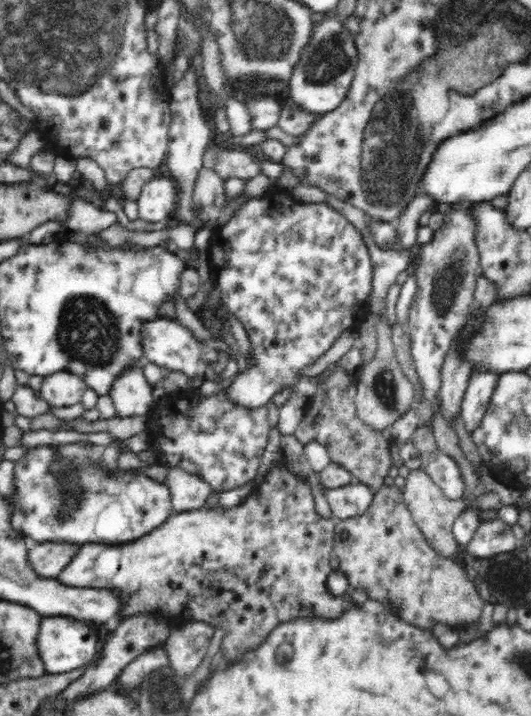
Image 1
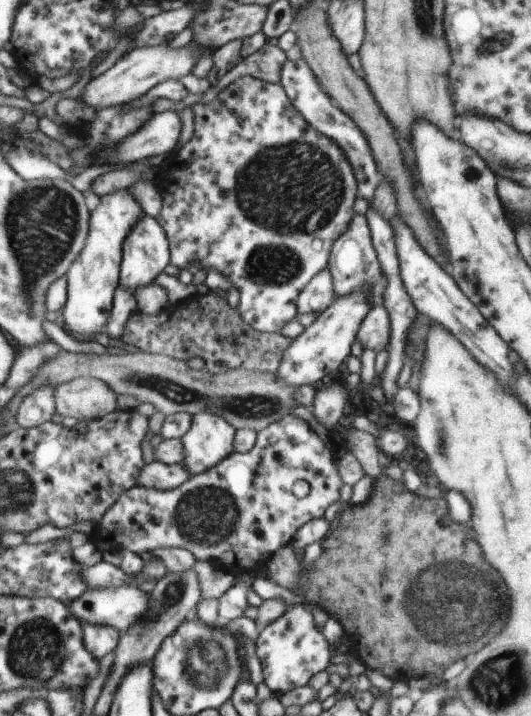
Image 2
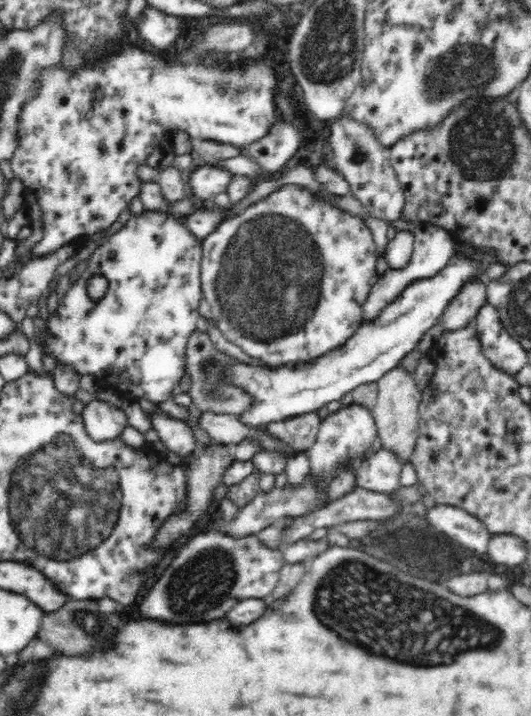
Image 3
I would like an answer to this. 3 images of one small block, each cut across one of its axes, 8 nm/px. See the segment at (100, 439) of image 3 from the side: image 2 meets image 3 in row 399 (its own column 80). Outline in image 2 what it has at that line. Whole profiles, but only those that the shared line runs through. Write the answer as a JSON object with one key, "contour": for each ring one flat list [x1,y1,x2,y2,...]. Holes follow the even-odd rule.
{"contour":[[168,44,130,49,110,69,91,79,81,93,80,99,95,111,130,104,133,100,143,98,160,82,178,81,181,76,190,74,193,64,195,64,195,50,187,48,186,45,178,50,169,48]]}

